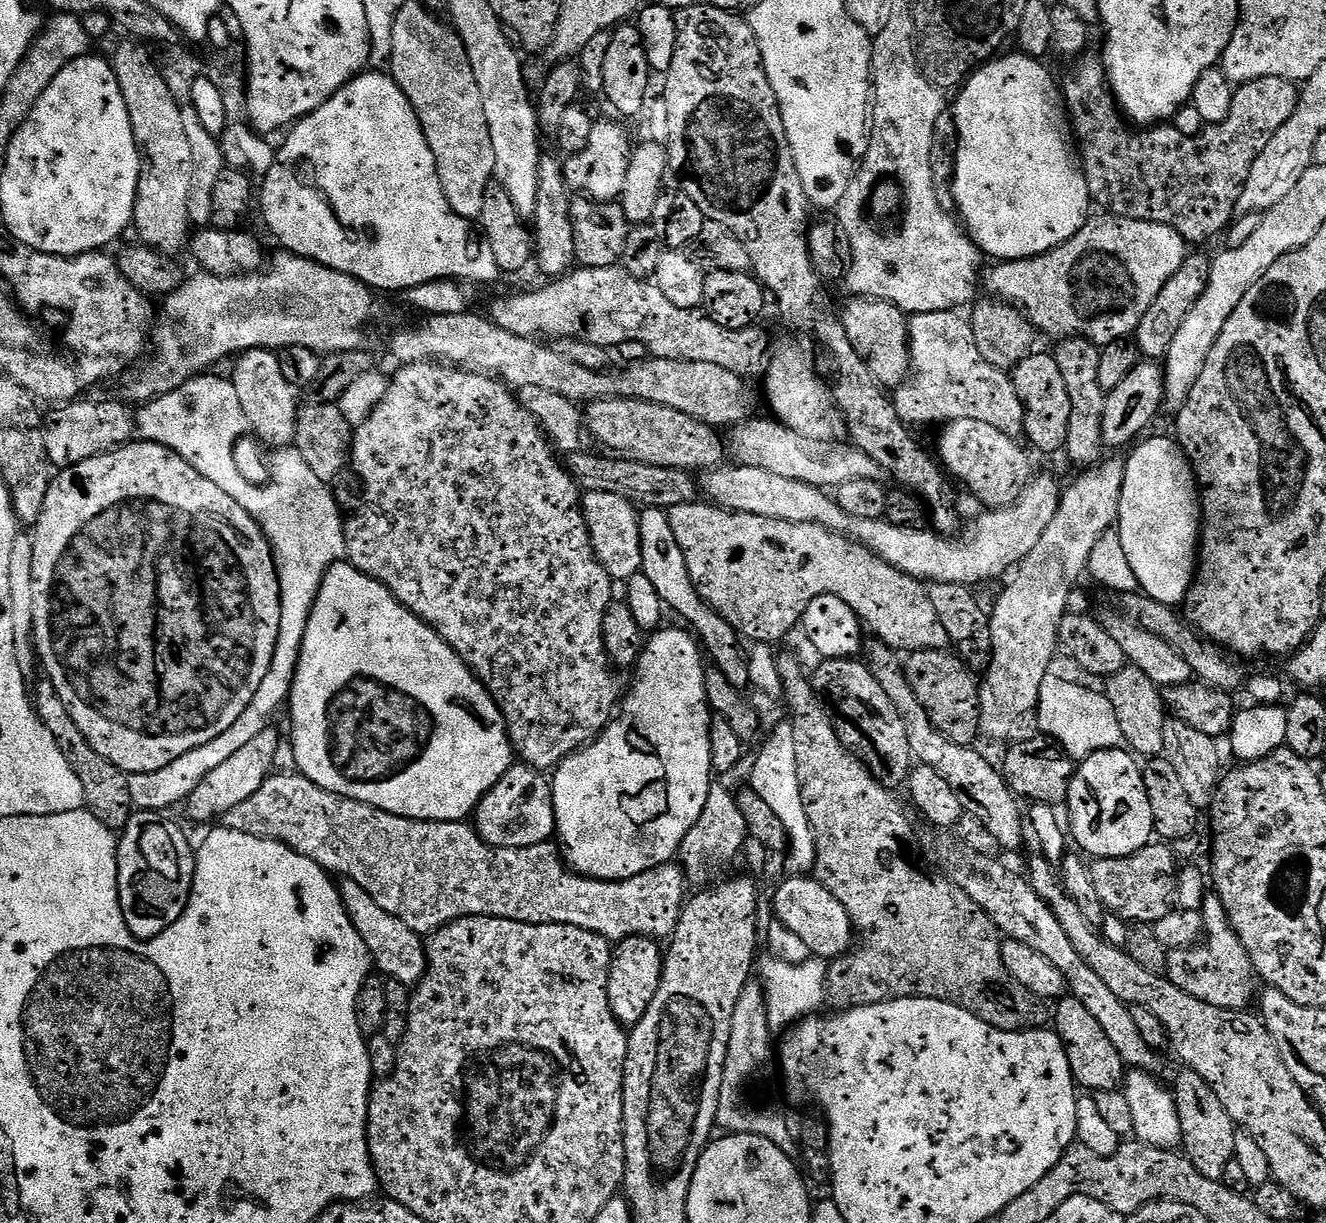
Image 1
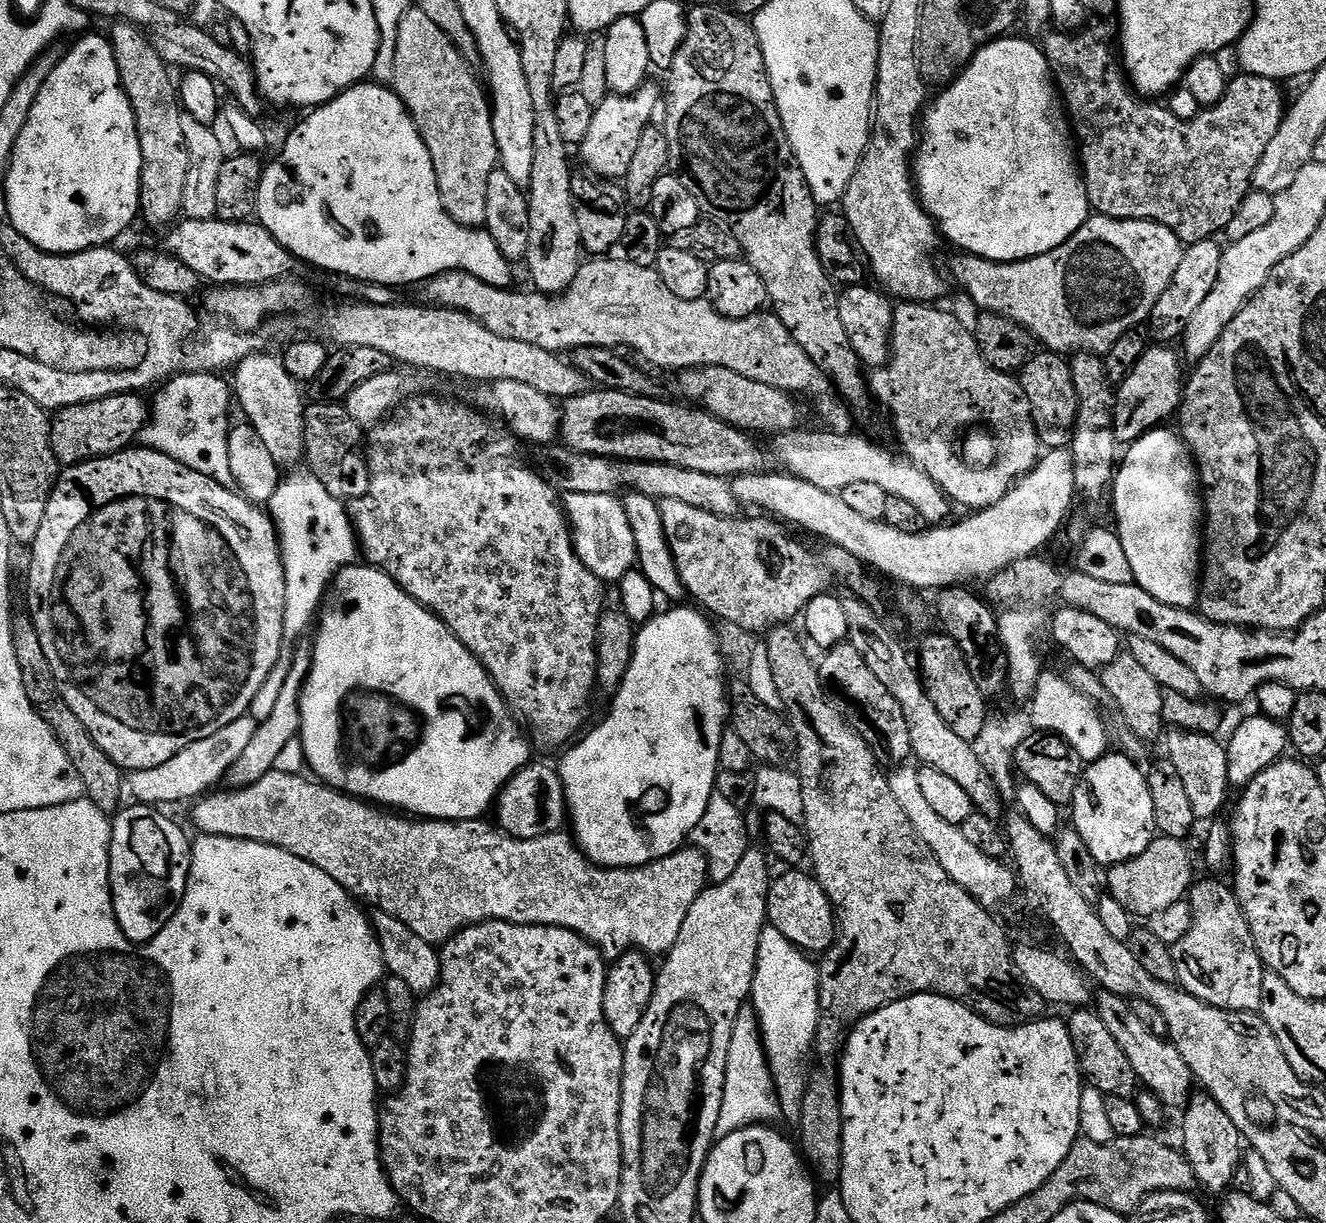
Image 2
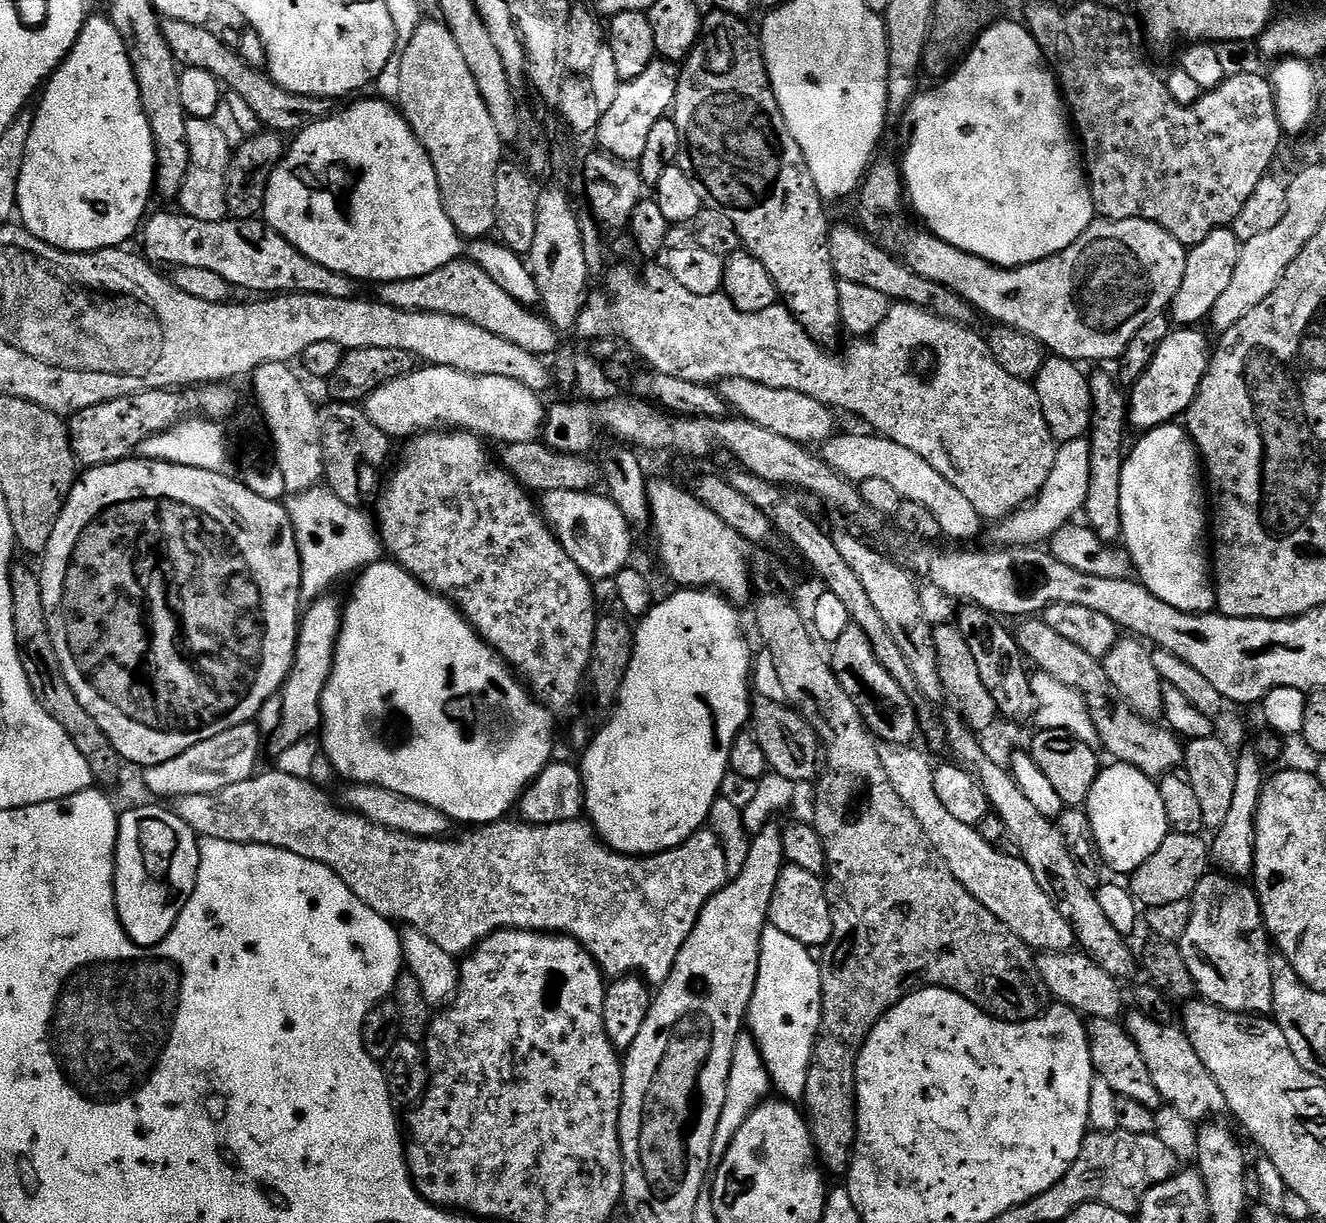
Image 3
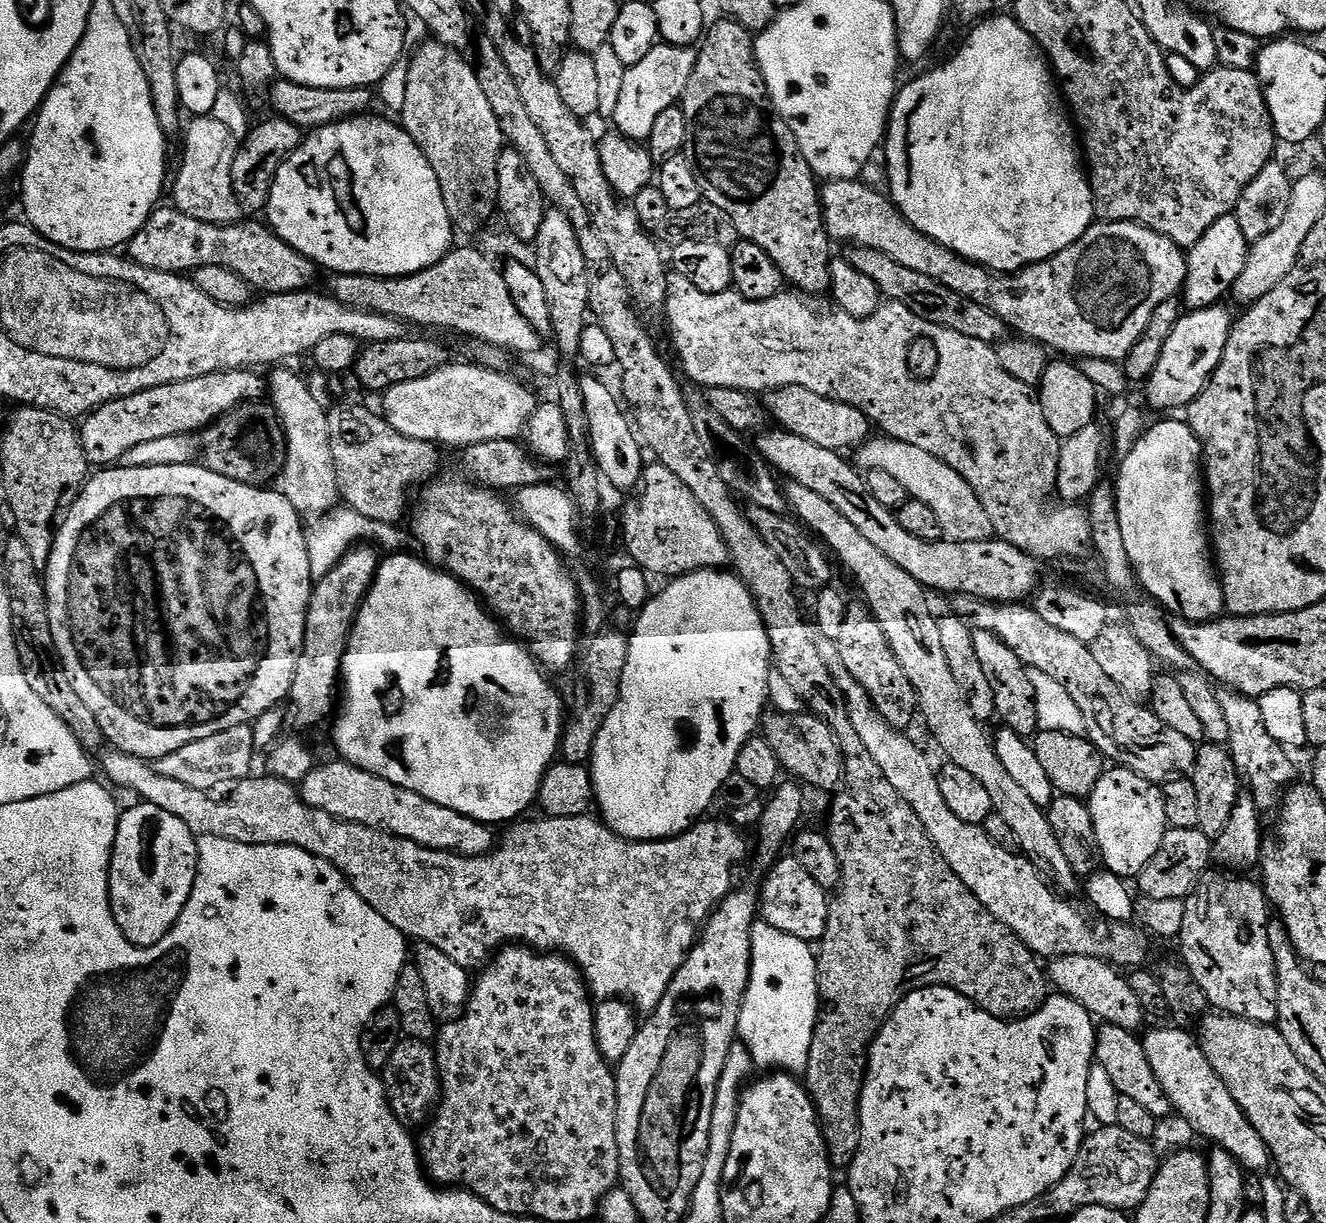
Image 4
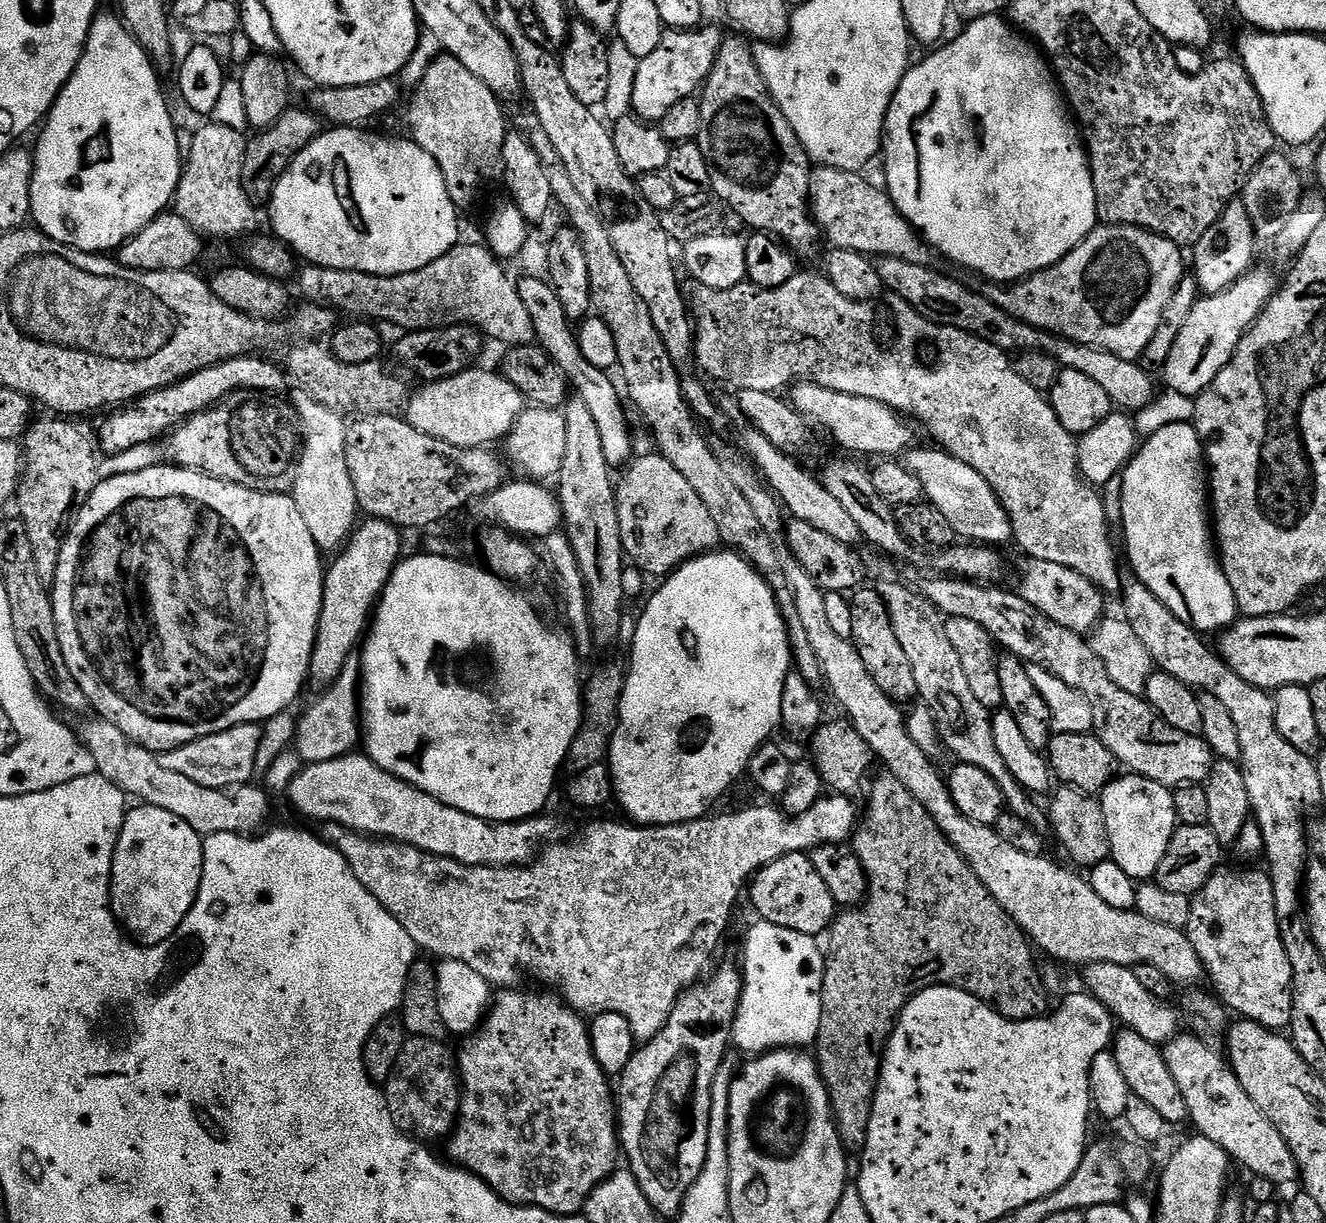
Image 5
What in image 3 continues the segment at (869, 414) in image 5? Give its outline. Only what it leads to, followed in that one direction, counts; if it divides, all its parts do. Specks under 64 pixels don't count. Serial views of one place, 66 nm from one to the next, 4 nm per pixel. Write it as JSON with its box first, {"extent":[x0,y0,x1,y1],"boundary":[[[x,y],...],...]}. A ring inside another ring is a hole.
{"extent":[718,378,837,446],"boundary":[[[746,378],[721,380],[718,391],[720,397],[728,403],[729,409],[737,417],[754,422],[758,426],[766,426],[766,430],[774,430],[774,434],[779,434],[782,438],[790,438],[790,442],[798,442],[805,446],[820,446],[825,440],[831,440],[837,431],[837,413],[822,402],[810,398],[810,394],[798,394],[798,390],[789,388],[762,386]]]}

